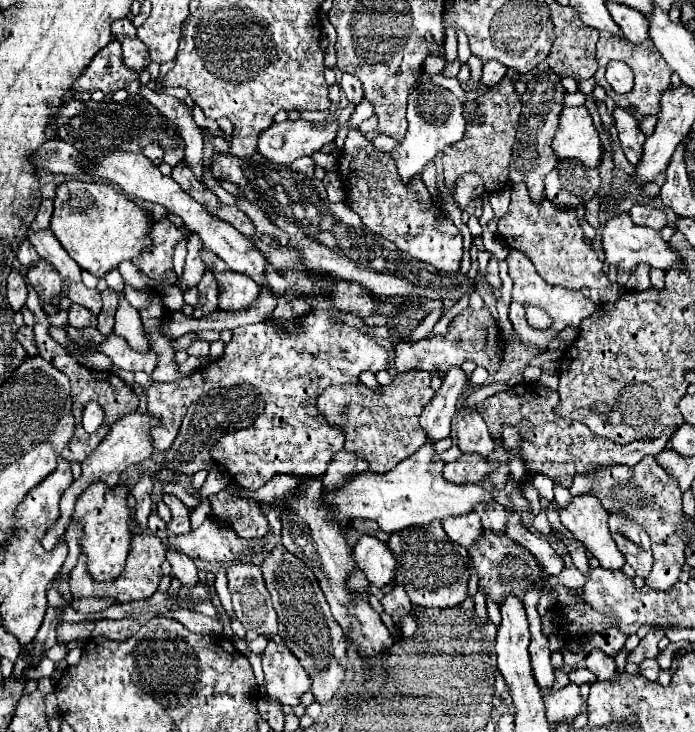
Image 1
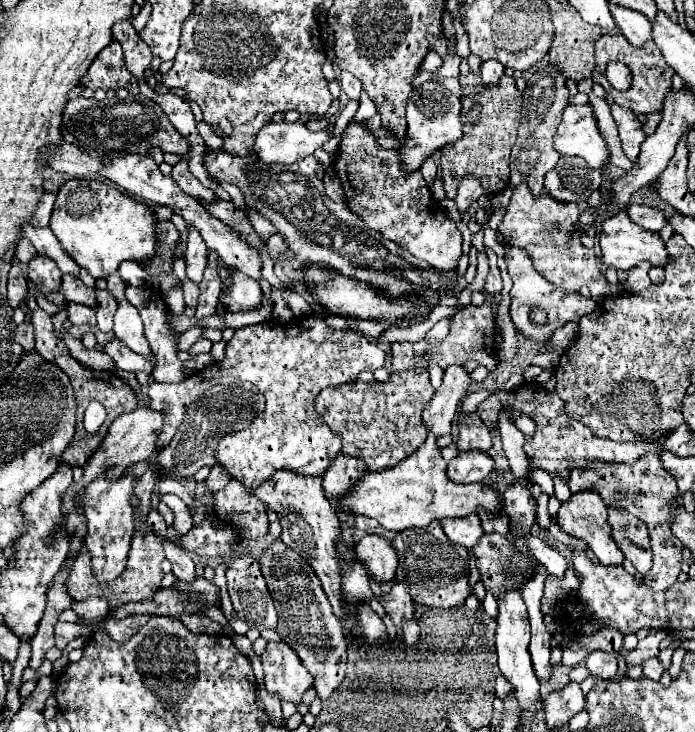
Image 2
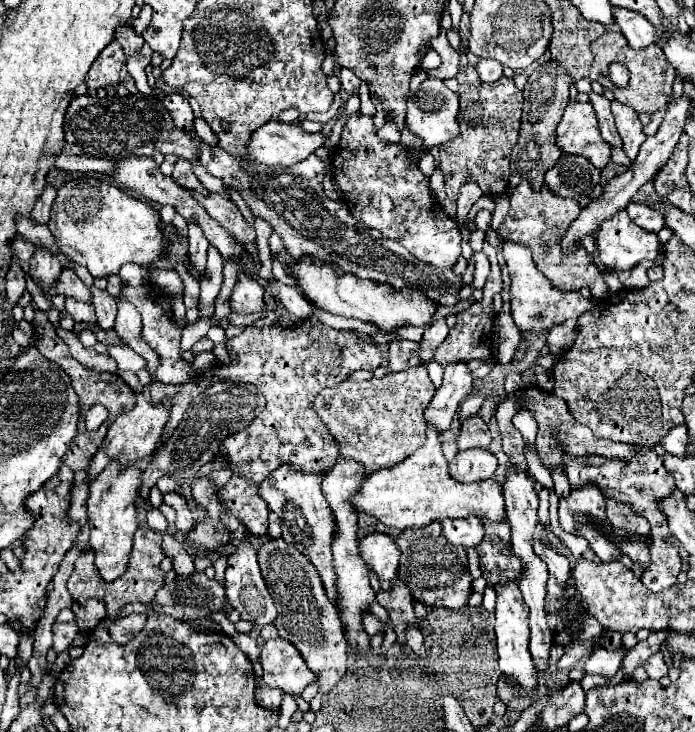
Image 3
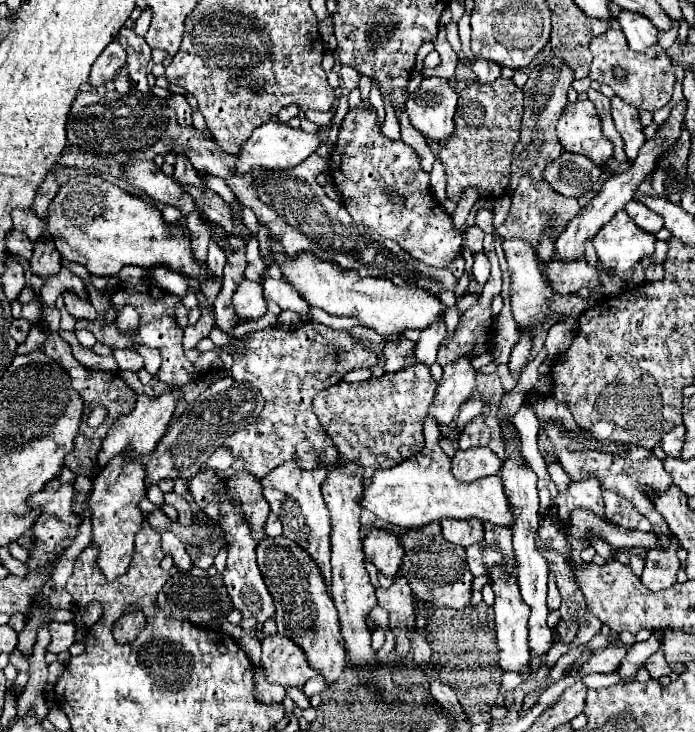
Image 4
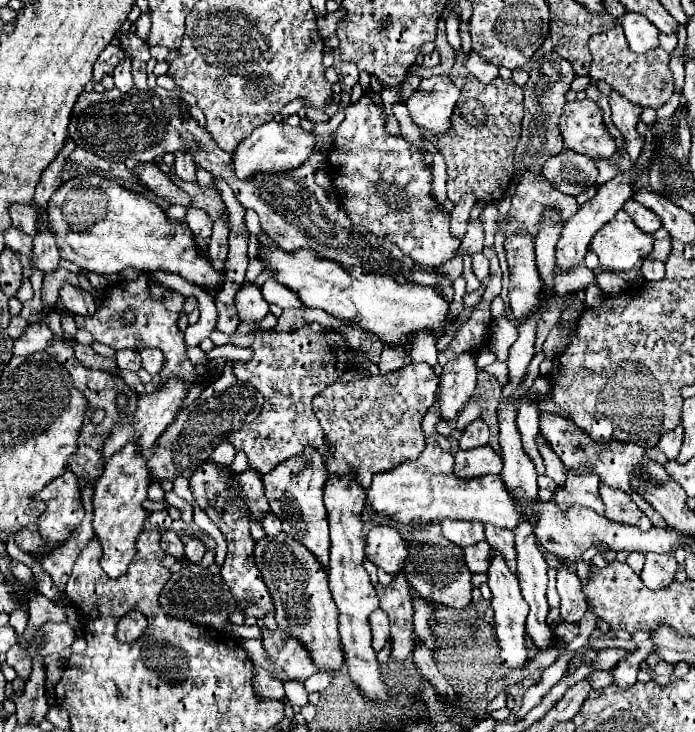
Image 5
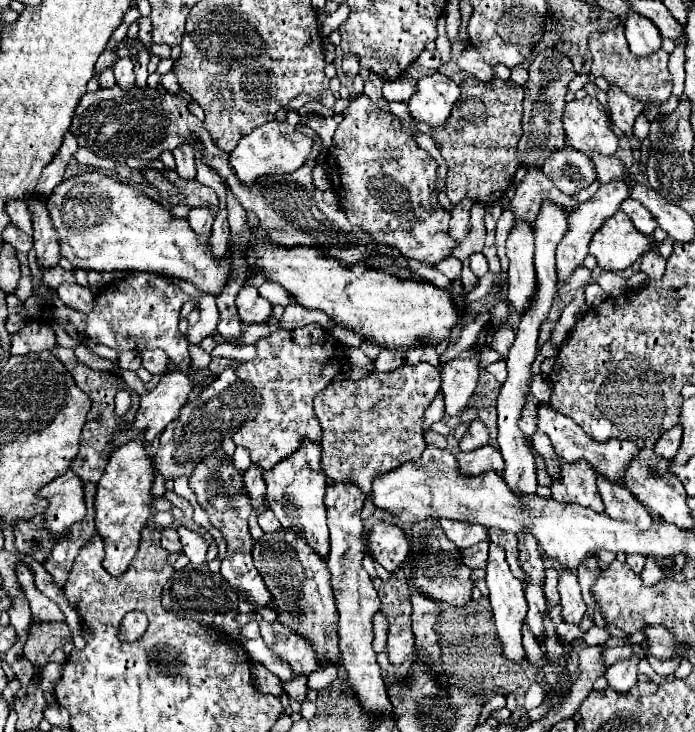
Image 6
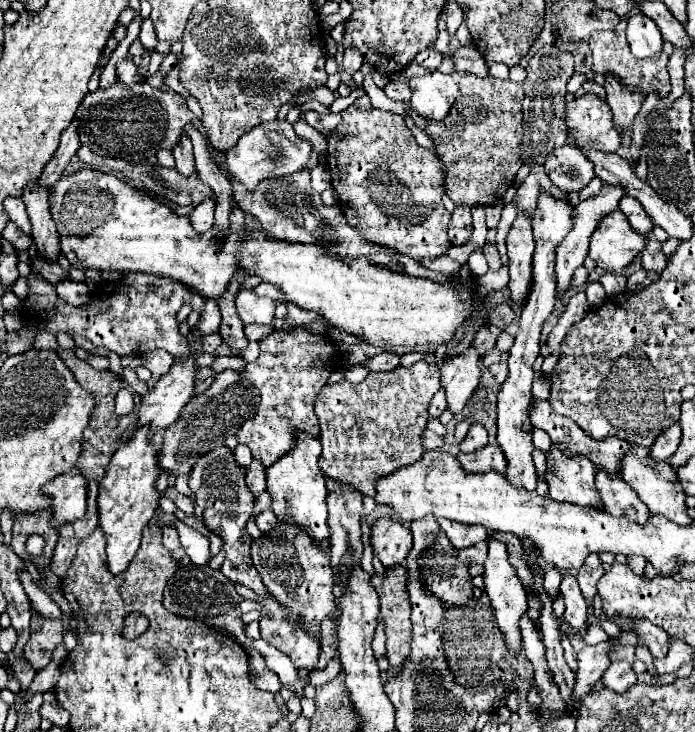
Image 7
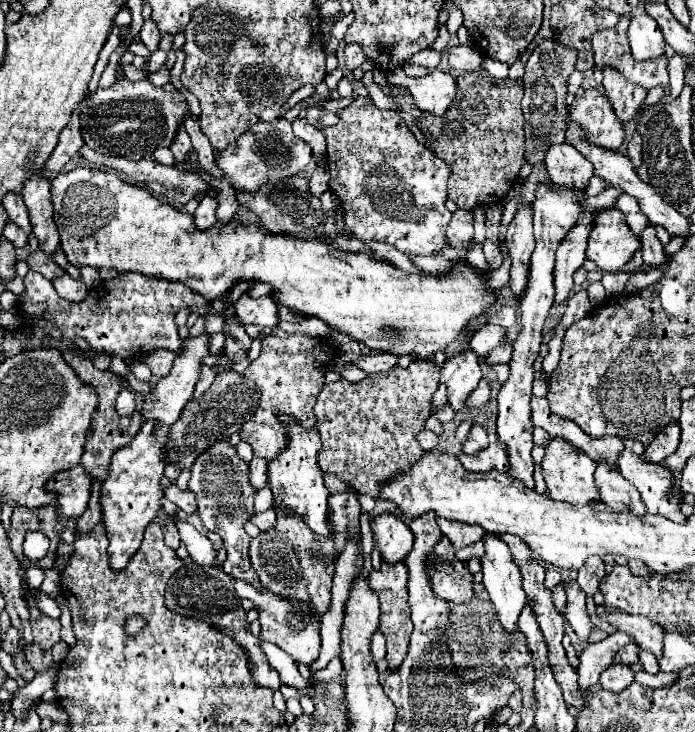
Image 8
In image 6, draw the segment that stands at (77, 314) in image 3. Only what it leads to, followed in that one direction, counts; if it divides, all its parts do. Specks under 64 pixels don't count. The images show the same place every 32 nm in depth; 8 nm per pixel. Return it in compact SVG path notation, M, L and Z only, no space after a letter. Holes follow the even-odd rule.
M62 284L58 288L58 298L78 312L92 312L94 308L94 294L80 284Z

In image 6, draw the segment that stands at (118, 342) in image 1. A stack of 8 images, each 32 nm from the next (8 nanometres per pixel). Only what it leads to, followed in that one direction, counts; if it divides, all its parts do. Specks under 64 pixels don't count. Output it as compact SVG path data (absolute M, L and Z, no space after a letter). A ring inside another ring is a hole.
M122 352L122 354L118 354L118 366L122 370L138 370L140 368L140 354L138 352Z

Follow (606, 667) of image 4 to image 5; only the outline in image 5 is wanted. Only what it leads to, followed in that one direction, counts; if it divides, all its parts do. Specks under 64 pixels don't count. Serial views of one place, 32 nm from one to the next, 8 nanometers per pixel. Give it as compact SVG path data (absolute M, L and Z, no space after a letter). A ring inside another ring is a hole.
M606 648L606 650L598 650L596 660L594 660L594 668L592 668L592 670L610 672L628 652L629 651L624 648Z

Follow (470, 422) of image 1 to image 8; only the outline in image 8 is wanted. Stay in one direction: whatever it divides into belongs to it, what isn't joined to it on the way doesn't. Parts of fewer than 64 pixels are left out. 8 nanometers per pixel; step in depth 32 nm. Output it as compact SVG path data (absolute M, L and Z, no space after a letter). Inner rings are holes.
M472 424L468 440L462 444L464 454L476 454L478 450L484 450L488 446L488 432L480 424Z

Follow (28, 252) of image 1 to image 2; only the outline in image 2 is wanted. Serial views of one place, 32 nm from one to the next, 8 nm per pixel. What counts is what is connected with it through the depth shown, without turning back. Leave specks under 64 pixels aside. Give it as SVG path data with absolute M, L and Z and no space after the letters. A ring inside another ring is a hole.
M22 238L16 246L16 258L22 262L22 264L28 264L32 258L36 258L36 248L32 248L32 244L28 244L26 238Z

